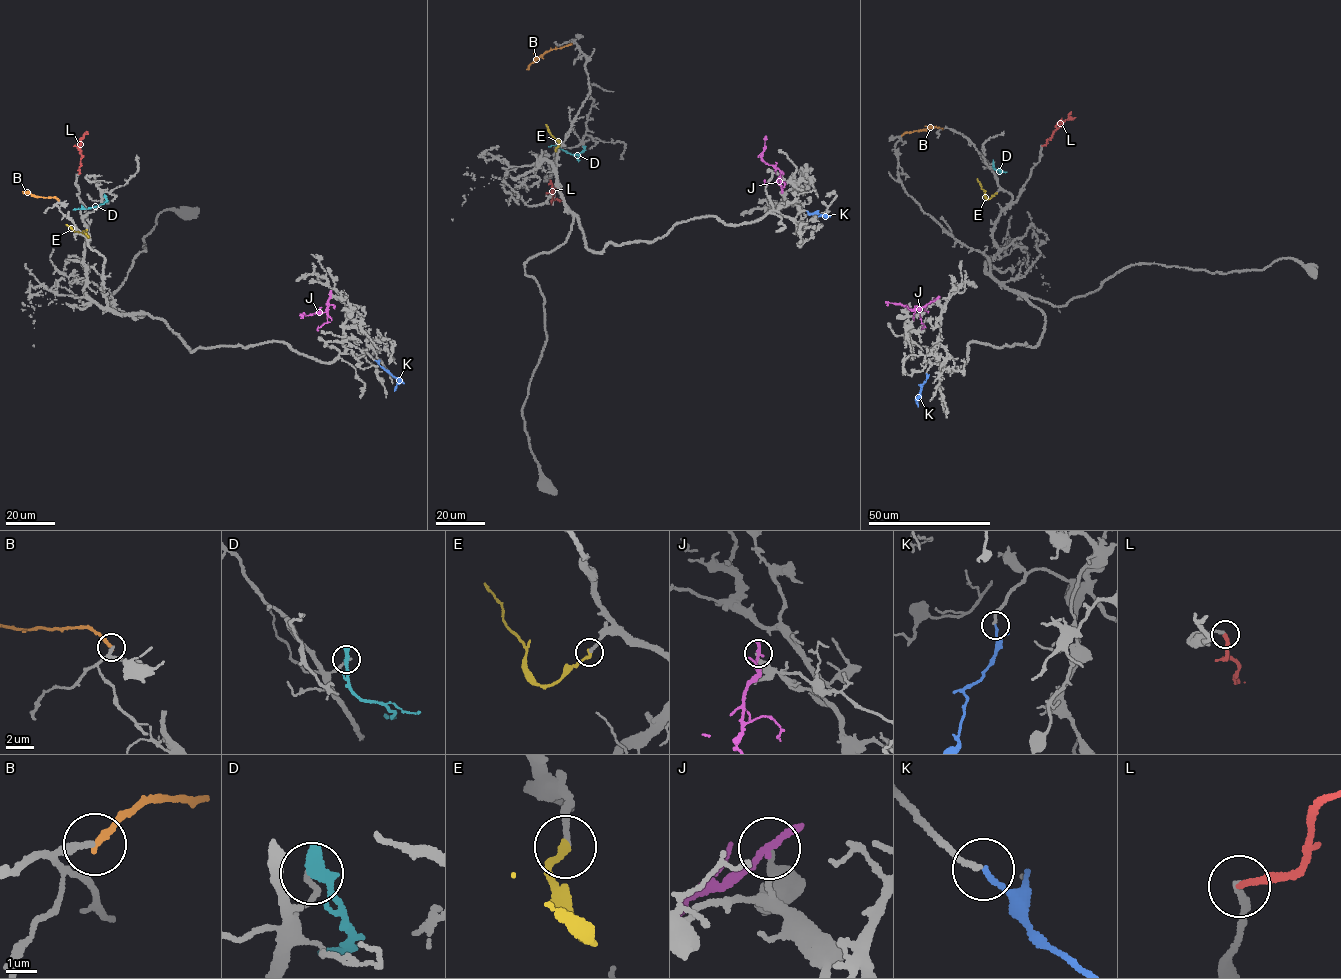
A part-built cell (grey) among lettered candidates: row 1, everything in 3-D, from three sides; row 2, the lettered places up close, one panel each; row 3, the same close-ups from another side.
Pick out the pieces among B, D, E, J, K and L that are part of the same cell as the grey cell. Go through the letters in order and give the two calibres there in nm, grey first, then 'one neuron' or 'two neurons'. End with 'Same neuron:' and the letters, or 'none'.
B: 240/220 nm | two neurons
D: 180/480 nm | two neurons
E: 180/240 nm | one neuron
J: 280/200 nm | two neurons
K: 180/150 nm | one neuron
L: 240/240 nm | one neuron
Same neuron: E, K, L

